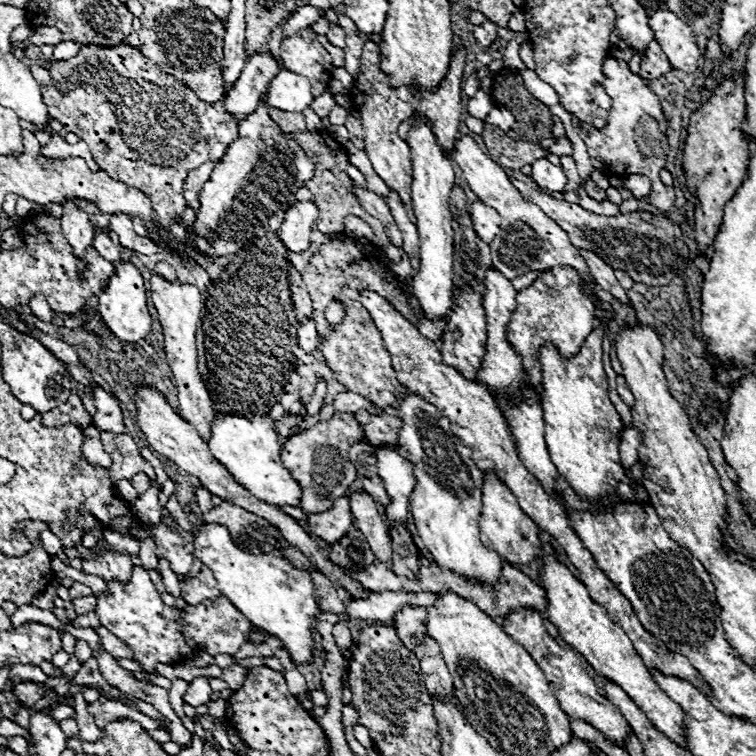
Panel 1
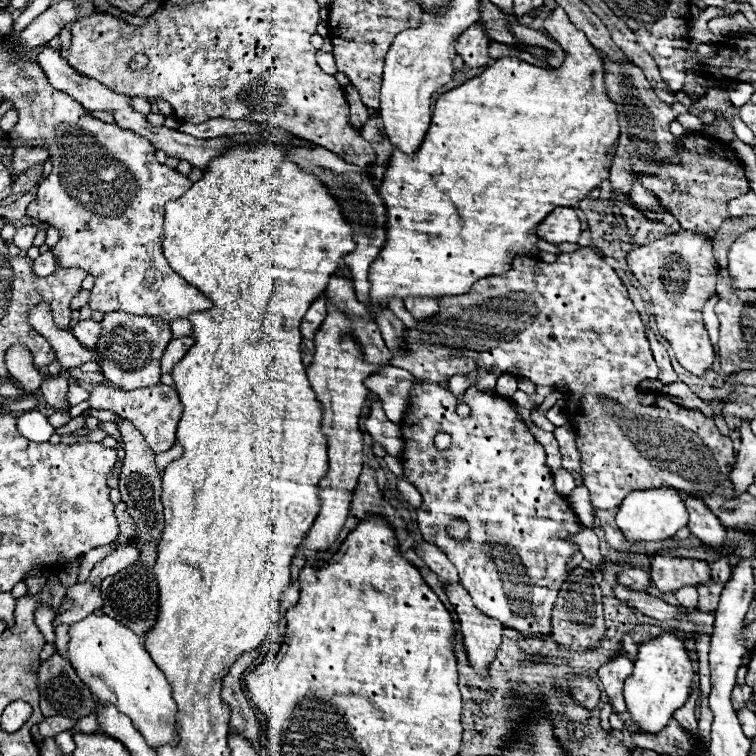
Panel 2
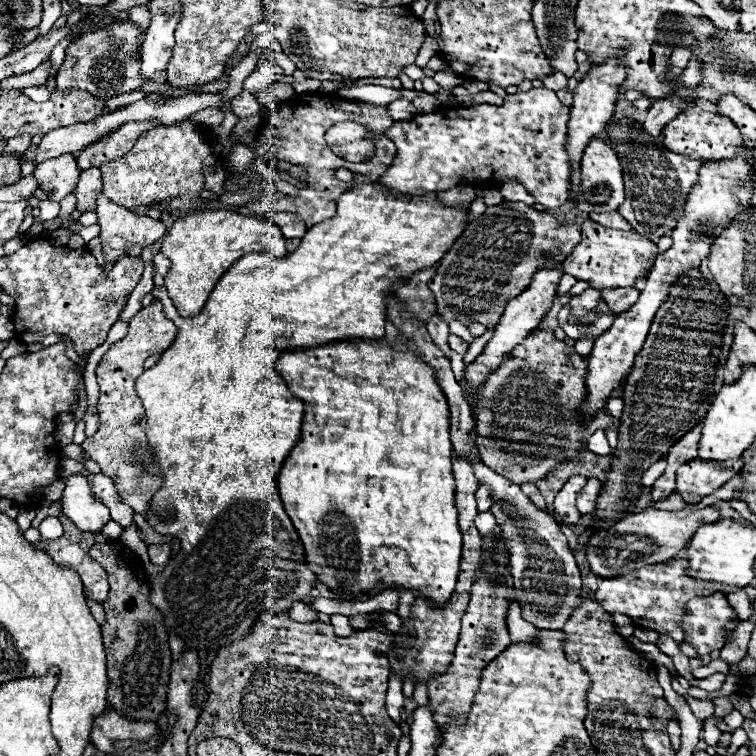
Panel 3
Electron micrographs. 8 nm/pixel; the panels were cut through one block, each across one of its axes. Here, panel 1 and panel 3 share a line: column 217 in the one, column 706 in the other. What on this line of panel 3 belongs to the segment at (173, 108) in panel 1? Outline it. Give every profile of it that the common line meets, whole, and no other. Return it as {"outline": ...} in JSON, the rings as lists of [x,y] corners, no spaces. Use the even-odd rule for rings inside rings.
{"outline":[[[698,104],[682,110],[676,118],[672,118],[660,134],[660,140],[664,146],[690,160],[724,160],[724,158],[734,158],[736,150],[742,146],[742,132],[740,128],[726,116],[718,116],[716,112],[708,112],[700,108]]]}

